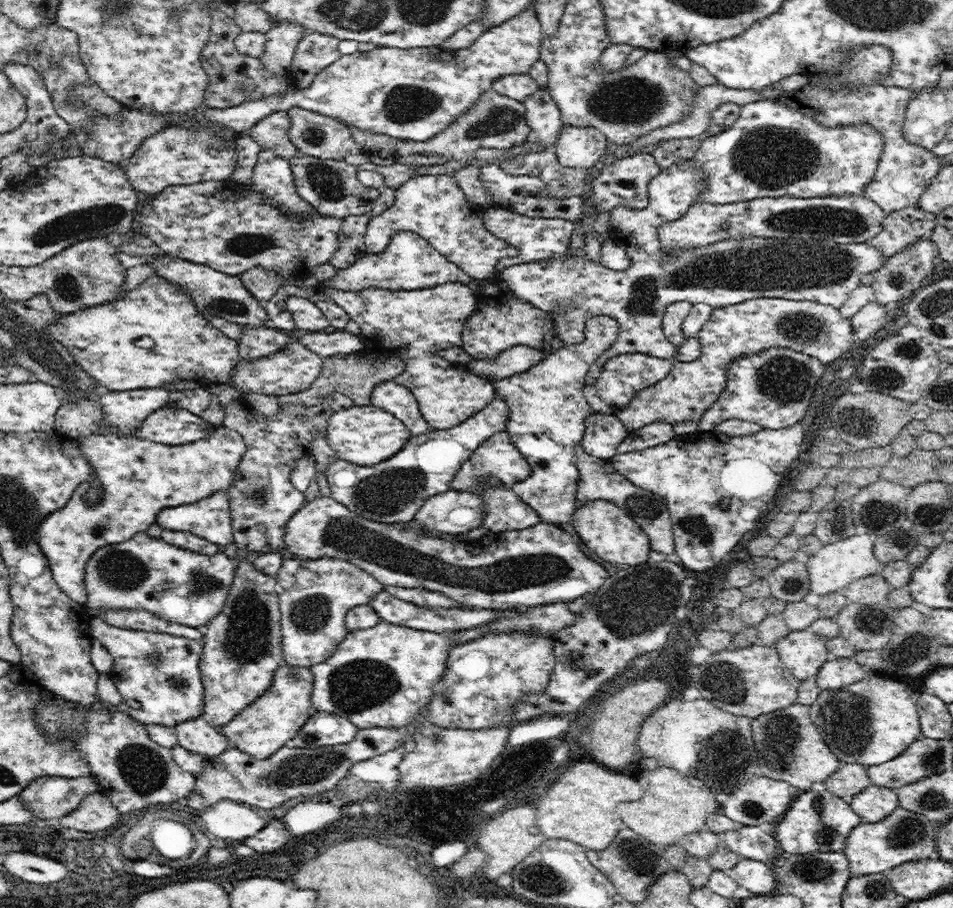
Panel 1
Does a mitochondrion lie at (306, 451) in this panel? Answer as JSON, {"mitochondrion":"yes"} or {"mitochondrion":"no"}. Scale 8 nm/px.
{"mitochondrion":"no"}

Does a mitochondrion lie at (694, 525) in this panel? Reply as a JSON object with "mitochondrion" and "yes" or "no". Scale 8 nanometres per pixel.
{"mitochondrion":"yes"}

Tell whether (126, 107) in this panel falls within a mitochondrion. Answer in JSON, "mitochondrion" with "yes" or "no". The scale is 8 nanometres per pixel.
{"mitochondrion":"no"}

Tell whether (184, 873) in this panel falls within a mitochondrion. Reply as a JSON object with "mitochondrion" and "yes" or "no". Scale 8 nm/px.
{"mitochondrion":"no"}

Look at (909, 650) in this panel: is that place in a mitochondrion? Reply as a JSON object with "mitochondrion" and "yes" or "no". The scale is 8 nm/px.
{"mitochondrion":"yes"}

